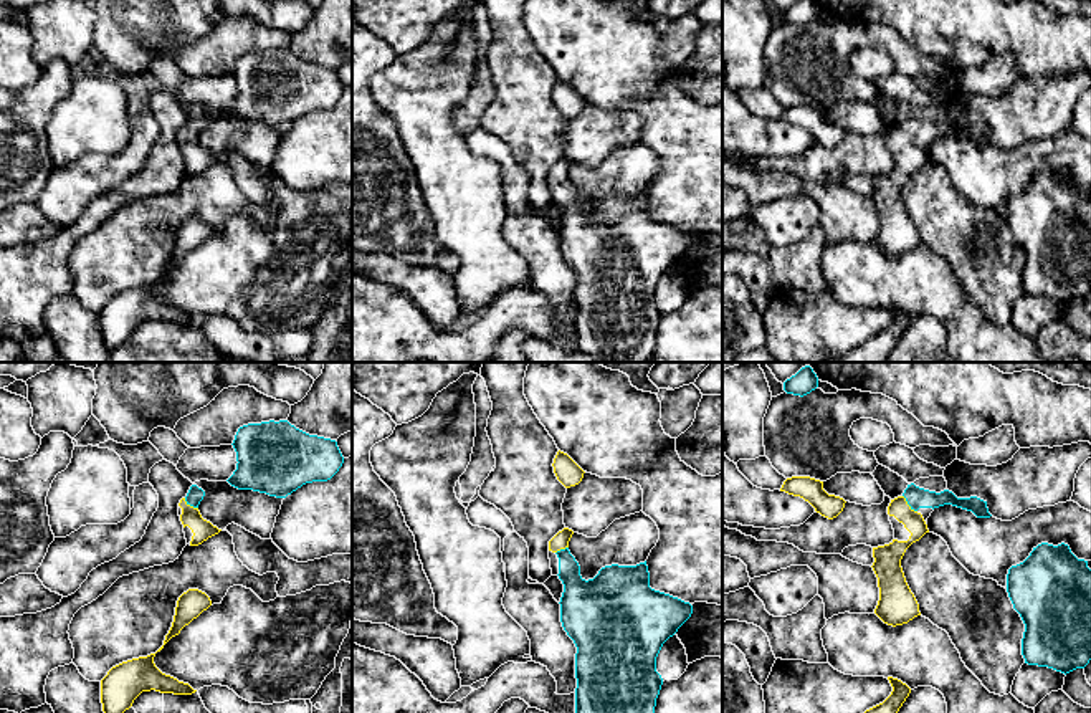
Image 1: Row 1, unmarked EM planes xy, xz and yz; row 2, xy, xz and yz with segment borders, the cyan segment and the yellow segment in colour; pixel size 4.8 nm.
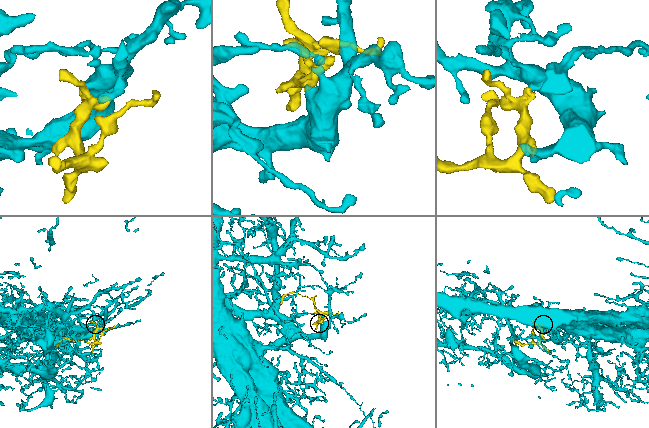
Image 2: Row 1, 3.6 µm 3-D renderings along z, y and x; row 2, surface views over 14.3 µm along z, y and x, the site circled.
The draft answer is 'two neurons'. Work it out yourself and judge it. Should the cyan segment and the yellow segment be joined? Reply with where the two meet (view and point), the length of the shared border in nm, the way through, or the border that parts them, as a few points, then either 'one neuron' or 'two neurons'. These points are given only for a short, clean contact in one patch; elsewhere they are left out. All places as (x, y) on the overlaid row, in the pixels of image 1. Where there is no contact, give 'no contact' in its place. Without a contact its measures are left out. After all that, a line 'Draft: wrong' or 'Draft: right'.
contact yz (908, 503); length 110 nm; way yz (916, 497), (908, 503), (908, 515), (913, 521); one neuron
Draft: wrong

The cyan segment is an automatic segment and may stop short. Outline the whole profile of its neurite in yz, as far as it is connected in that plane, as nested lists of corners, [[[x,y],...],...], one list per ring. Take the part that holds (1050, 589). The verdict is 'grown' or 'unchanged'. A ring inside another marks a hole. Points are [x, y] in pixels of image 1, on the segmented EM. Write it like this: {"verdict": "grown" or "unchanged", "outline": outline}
{"verdict": "unchanged", "outline": [[[1041,543],[1030,556],[1008,569],[1007,592],[1020,614],[1025,632],[1022,655],[1025,663],[1048,667],[1061,673],[1084,668],[1091,660],[1091,569],[1068,544]]]}

